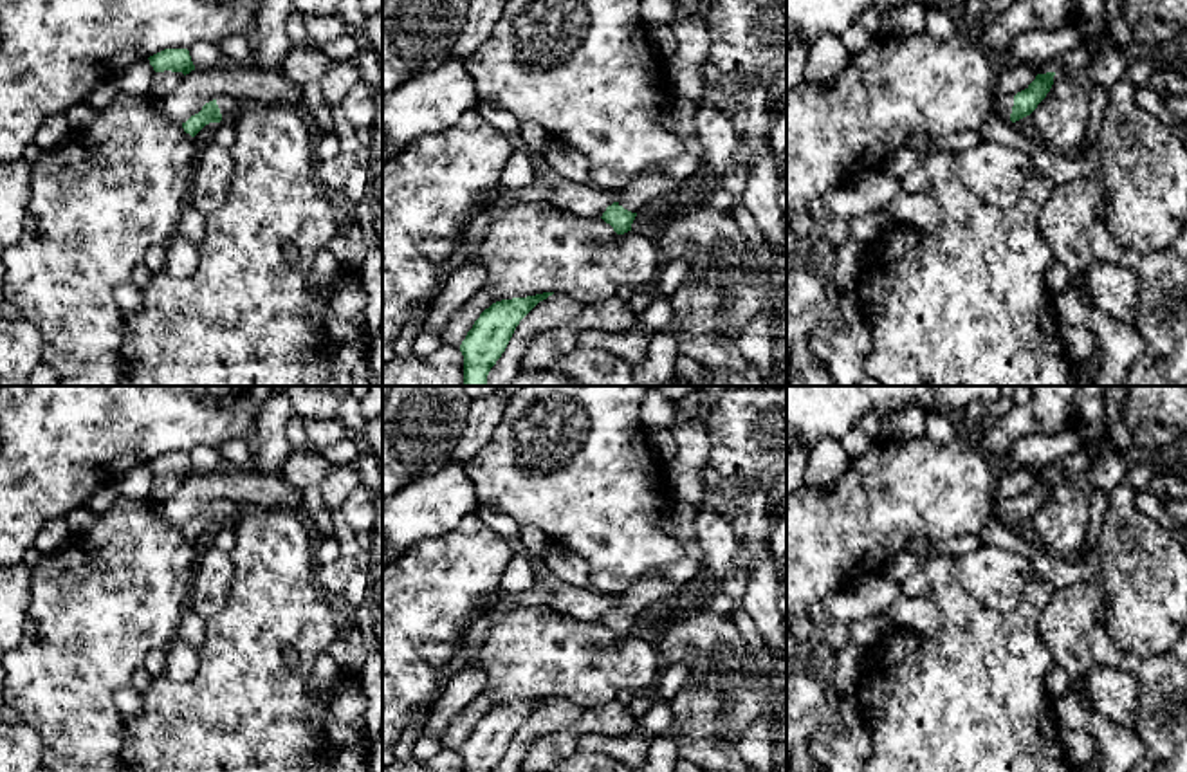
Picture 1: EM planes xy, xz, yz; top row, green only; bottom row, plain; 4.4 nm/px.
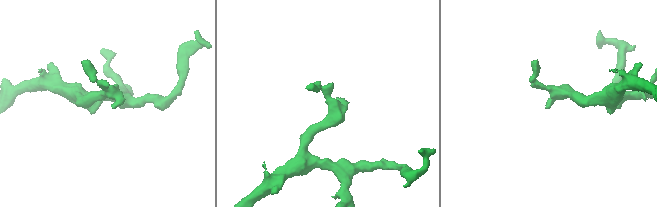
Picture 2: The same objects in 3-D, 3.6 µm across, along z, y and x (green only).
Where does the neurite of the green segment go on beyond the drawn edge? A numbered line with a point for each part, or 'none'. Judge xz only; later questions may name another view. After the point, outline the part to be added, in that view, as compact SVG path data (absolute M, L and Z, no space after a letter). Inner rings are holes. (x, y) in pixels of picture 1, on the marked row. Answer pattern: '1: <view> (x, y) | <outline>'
1: xz (644, 190) | M651 170L649 173L633 179L628 188L619 193L617 202L631 213L640 213L649 209L651 204L660 200L666 193L676 189L678 184L678 180Z

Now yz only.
1: yz (1002, 105) | M1014 96L994 97L994 108L992 108L992 112L999 114L1005 119L1010 121L1012 106L1014 106Z

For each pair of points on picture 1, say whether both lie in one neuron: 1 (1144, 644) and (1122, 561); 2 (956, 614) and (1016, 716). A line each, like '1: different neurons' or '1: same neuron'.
1: same neuron
2: same neuron

